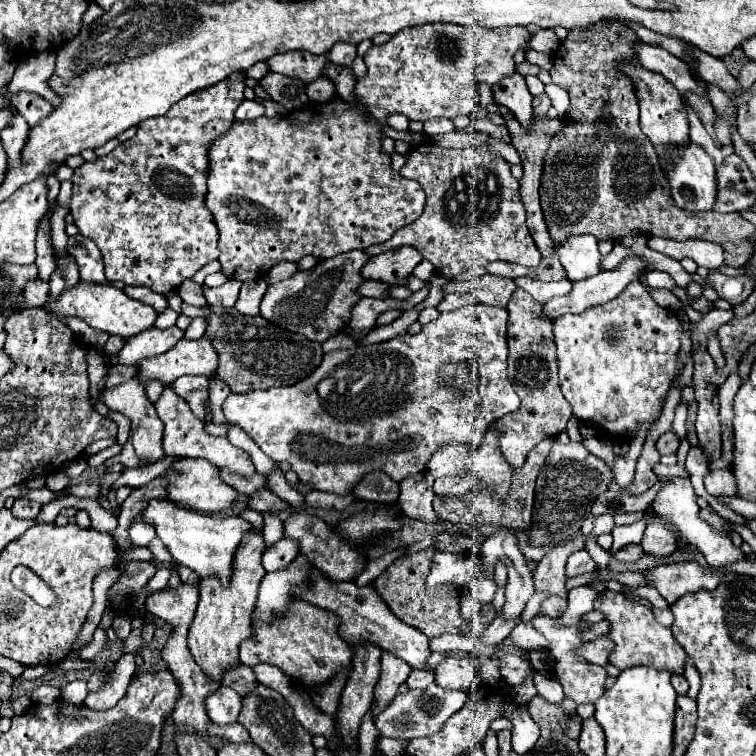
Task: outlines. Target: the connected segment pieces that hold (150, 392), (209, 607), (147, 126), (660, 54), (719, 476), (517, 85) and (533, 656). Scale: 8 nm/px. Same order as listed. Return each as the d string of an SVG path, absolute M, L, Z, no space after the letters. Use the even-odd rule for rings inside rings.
M149 380L149 382L143 382L145 384L145 390L147 390L147 396L151 402L157 402L157 398L161 396L161 392L165 390L165 386L159 382L159 380Z
M253 530L245 536L245 540L239 544L235 552L233 562L233 574L229 586L221 586L221 582L215 576L201 578L199 582L199 606L193 618L193 624L189 628L189 650L195 658L195 662L213 678L219 680L223 674L223 668L229 668L231 664L239 664L239 644L245 638L253 636L253 624L251 624L251 612L257 602L259 584L265 576L265 568L261 564L261 554L265 552L265 538L261 532Z
M237 72L235 76L229 76L203 92L193 92L187 100L183 100L183 104L175 104L167 116L139 124L135 138L121 142L105 158L85 162L75 170L69 210L79 232L91 238L101 250L105 276L109 282L121 280L129 286L147 286L153 292L167 294L173 292L183 280L193 278L193 274L205 264L217 260L219 232L203 204L203 196L207 194L207 148L211 140L227 132L235 120L235 108L243 100L243 80L245 74Z
M641 40L633 46L633 52L635 52L635 60L639 64L643 64L643 68L663 74L671 84L675 84L675 88L681 92L681 96L685 96L687 90L701 92L699 82L695 78L691 78L691 72L681 58L669 54L667 50L647 46Z
M715 470L709 472L705 480L705 488L713 496L733 496L737 494L737 480L731 470Z
M513 74L513 76L505 76L503 80L499 80L495 86L493 86L493 96L499 104L507 106L515 118L529 126L531 124L531 112L533 112L533 106L531 106L531 92L525 84L525 78L521 74Z
M541 648L539 650L529 650L529 662L531 662L533 670L537 670L537 672L547 672L547 670L553 668L551 658Z

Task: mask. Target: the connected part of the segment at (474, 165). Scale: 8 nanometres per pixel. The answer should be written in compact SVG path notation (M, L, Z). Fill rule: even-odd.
M431 142L421 144L411 150L399 174L421 184L427 196L425 210L413 224L395 232L387 242L365 248L369 256L413 246L445 278L459 276L477 266L487 266L495 260L517 262L527 268L539 266L539 250L525 226L519 182L513 178L509 162L489 152L489 142L461 150L439 148Z

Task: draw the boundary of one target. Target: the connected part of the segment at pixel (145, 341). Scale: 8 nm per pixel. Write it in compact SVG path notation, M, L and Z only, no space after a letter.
M177 326L159 330L159 328L149 328L133 338L129 338L119 352L117 360L119 364L137 364L143 358L153 358L159 356L167 350L171 350L179 340L183 338L183 332Z

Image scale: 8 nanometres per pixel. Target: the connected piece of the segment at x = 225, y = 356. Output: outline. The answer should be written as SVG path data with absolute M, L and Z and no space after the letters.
M209 306L211 314L205 316L205 336L211 340L219 354L219 378L231 388L231 392L249 392L257 388L289 386L307 378L323 358L321 344L305 340L305 336L287 332L265 318L241 316L235 308Z

